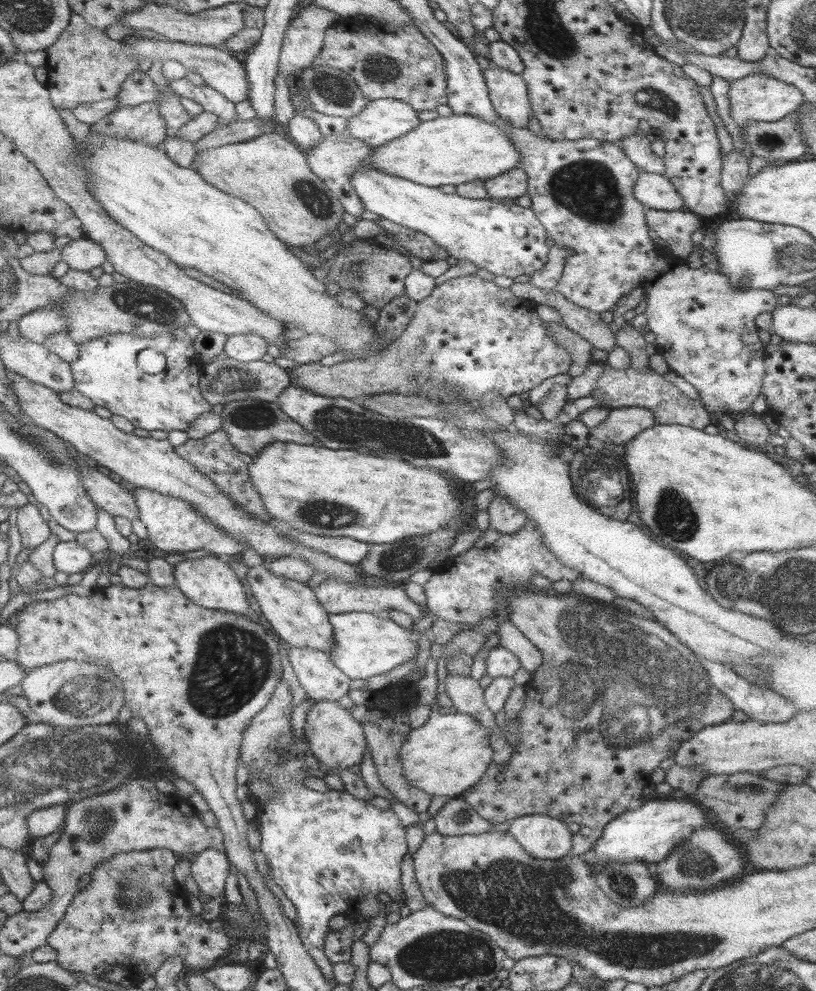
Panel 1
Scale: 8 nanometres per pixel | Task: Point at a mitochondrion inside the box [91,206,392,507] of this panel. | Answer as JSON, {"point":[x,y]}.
{"point":[143,308]}

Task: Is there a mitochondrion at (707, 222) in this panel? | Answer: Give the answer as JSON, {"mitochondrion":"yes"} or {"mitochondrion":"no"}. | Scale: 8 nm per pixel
{"mitochondrion":"no"}

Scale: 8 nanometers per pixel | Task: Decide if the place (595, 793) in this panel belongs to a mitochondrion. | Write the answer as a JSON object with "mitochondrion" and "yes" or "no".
{"mitochondrion":"no"}

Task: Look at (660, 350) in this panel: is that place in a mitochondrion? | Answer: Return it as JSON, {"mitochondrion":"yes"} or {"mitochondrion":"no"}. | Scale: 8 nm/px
{"mitochondrion":"no"}

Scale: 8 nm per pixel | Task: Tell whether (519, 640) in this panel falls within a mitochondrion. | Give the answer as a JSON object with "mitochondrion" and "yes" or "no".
{"mitochondrion":"no"}

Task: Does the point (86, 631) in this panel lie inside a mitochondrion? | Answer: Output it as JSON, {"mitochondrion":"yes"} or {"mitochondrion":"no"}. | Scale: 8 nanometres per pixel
{"mitochondrion":"no"}

